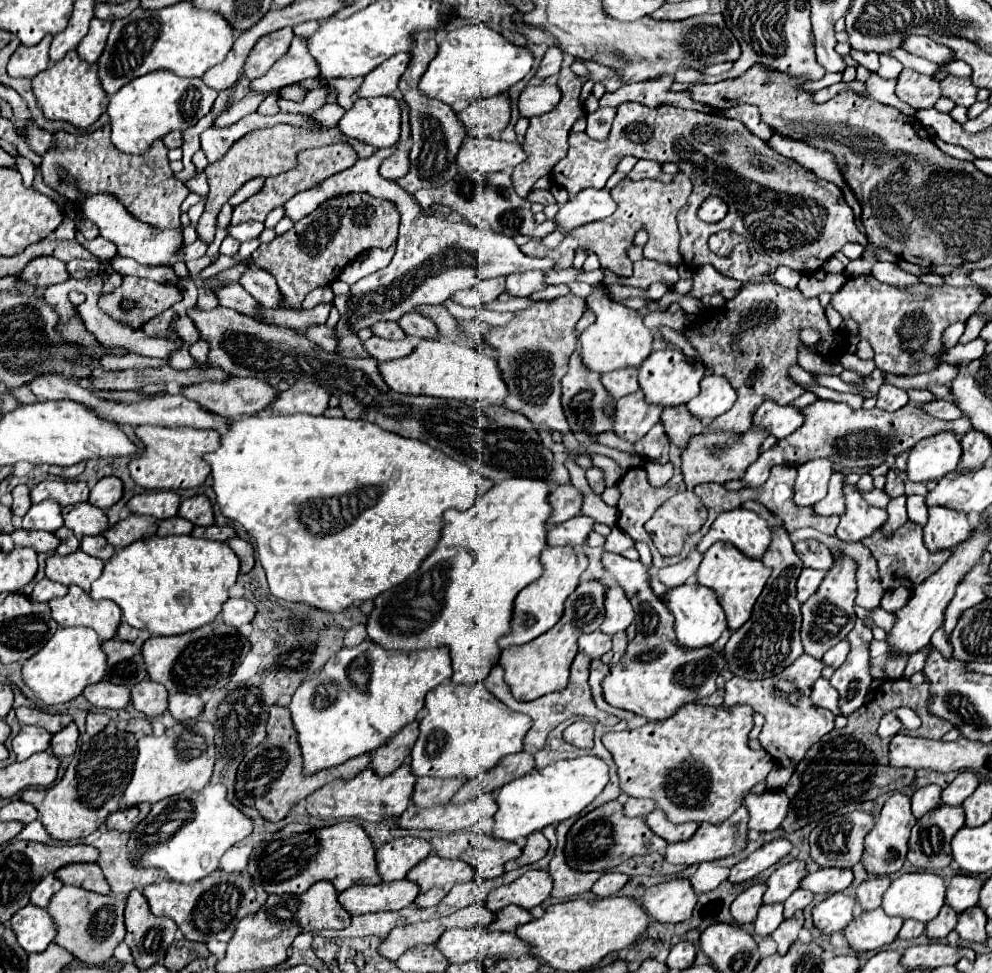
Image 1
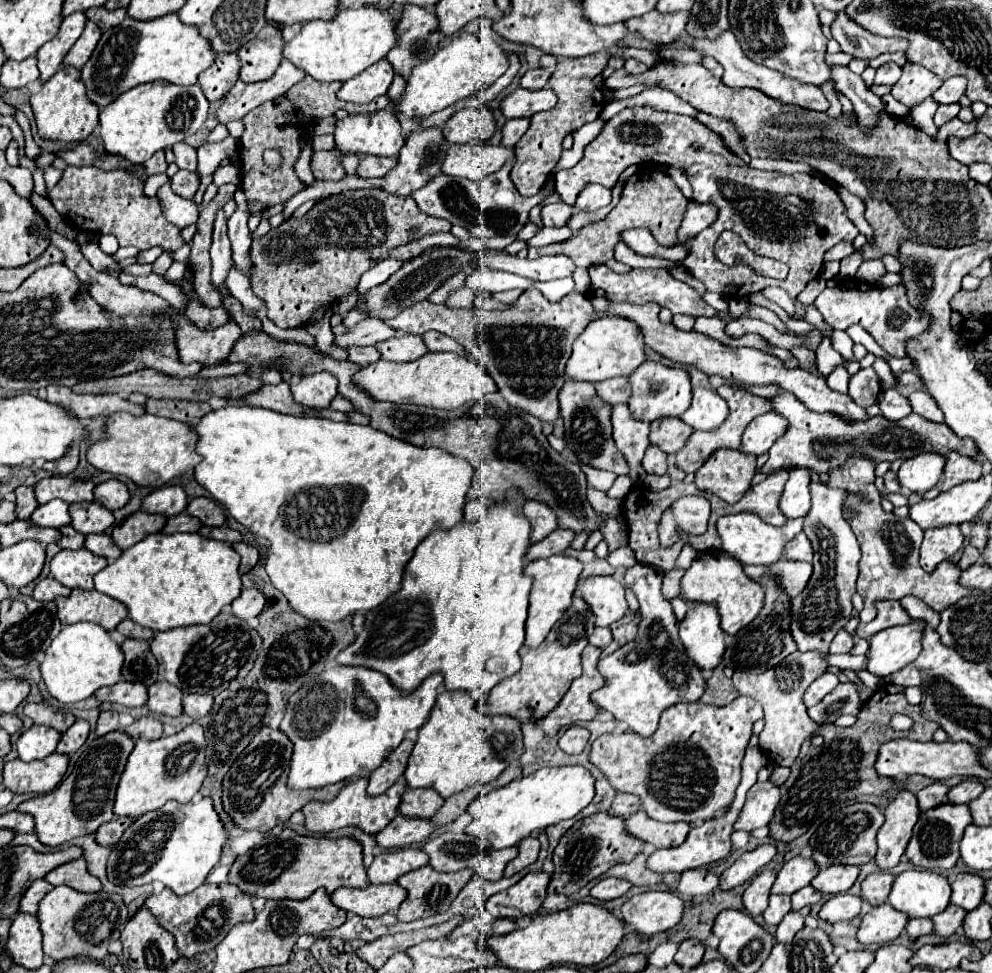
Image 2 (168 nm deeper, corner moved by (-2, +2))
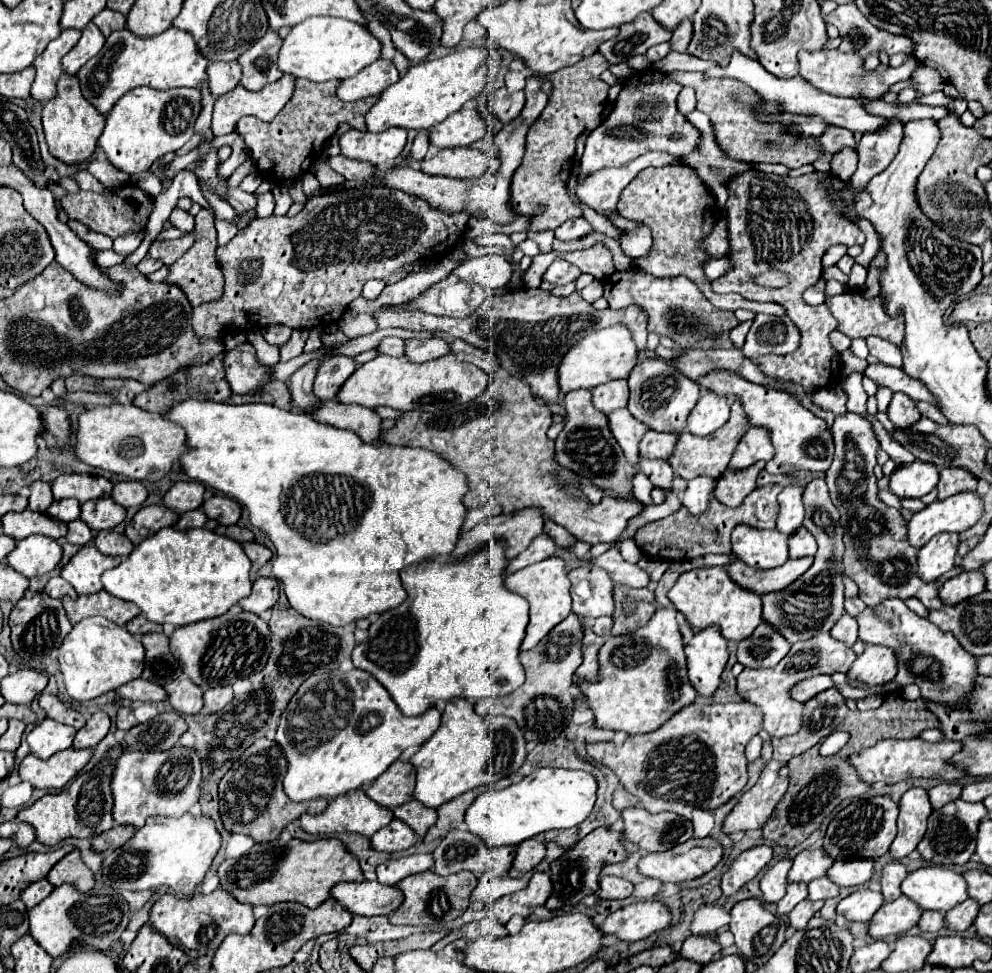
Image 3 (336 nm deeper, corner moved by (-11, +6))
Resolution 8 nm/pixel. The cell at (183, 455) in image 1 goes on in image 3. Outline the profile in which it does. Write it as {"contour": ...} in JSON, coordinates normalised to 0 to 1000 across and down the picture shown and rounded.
{"contour":[[[95,416],[81,424],[75,466],[91,480],[99,480],[137,494],[163,492],[185,464],[181,437],[137,416]]]}

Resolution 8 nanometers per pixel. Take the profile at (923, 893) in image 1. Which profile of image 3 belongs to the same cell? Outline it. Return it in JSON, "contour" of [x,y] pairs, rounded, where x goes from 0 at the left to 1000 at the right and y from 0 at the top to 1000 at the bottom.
{"contour":[[[929,891],[909,905],[909,918],[929,935],[958,936],[976,924],[974,905],[968,897],[954,891]]]}

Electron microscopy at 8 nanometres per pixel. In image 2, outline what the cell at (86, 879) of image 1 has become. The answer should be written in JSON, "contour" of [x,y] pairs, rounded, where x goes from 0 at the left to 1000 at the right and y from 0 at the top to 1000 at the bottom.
{"contour":[[[76,883],[72,887],[66,887],[57,893],[53,893],[51,897],[45,899],[45,905],[49,905],[51,910],[70,910],[84,918],[102,916],[102,905],[88,895],[86,883]]]}

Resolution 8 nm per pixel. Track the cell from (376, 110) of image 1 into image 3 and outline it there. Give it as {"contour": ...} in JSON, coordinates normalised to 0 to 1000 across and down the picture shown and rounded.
{"contour":[[[353,133],[343,141],[343,157],[351,163],[369,165],[377,172],[393,172],[409,149],[407,133],[391,133],[389,137],[367,137]]]}

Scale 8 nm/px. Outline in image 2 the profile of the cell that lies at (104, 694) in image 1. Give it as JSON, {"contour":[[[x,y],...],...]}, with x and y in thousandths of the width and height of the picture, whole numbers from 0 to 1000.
{"contour":[[[120,700],[112,706],[102,706],[100,710],[96,710],[96,716],[100,720],[120,723],[126,727],[140,727],[140,725],[146,725],[146,720],[148,720],[148,706],[144,706],[140,702]]]}

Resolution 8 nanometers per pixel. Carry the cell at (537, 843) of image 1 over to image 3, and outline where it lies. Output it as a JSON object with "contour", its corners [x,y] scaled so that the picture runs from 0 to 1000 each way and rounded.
{"contour":[[[536,862],[536,864],[528,864],[528,868],[522,868],[520,871],[520,881],[518,881],[518,887],[512,895],[514,901],[524,901],[526,897],[532,897],[536,895],[550,879],[550,868]]]}

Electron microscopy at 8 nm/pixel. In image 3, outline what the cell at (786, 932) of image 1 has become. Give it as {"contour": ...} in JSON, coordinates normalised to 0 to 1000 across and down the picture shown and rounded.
{"contour":[[[810,924],[810,926],[806,926],[798,936],[796,936],[796,951],[800,953],[800,955],[810,955],[810,951],[821,942],[821,938],[829,932],[831,928],[829,926],[815,926],[815,924]]]}

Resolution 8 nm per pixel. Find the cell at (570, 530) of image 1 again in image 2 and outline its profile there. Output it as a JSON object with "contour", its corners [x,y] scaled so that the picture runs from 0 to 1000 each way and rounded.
{"contour":[[[559,544],[555,546],[547,556],[535,560],[535,568],[531,568],[533,577],[545,575],[545,572],[555,572],[561,568],[568,568],[570,564],[576,562],[576,556],[580,554],[580,546],[576,544]]]}

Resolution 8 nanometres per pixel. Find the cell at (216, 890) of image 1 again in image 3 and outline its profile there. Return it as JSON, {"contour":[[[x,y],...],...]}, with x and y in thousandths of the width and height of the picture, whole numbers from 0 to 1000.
{"contour":[[[218,914],[212,920],[196,920],[192,924],[179,924],[167,918],[151,934],[153,955],[165,961],[169,967],[173,965],[179,969],[194,984],[216,979],[226,963],[236,957],[240,961],[248,961],[254,955],[256,947],[258,945],[254,942],[254,932],[240,928],[236,922],[230,922],[230,918],[224,914]]]}

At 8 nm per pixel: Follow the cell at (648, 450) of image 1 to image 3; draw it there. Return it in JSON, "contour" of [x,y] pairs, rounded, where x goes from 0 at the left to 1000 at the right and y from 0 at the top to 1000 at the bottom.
{"contour":[[[647,472],[645,474],[645,484],[657,494],[657,498],[661,503],[675,503],[677,501],[677,492],[679,492],[679,486],[677,486],[677,480],[673,478],[673,474],[653,474],[653,472]]]}

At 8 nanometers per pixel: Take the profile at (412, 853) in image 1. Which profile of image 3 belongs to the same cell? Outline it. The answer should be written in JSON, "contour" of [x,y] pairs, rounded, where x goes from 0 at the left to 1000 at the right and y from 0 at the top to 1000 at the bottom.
{"contour":[[[419,877],[419,879],[411,879],[403,883],[391,883],[389,887],[381,889],[379,897],[385,910],[399,910],[411,899],[433,895],[435,889],[438,889],[438,883],[433,877]]]}

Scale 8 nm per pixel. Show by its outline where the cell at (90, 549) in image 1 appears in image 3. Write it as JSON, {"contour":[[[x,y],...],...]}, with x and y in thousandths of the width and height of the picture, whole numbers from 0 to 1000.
{"contour":[[[101,546],[97,552],[97,562],[105,570],[121,570],[127,572],[135,564],[133,556],[127,550],[121,550],[117,546]]]}

